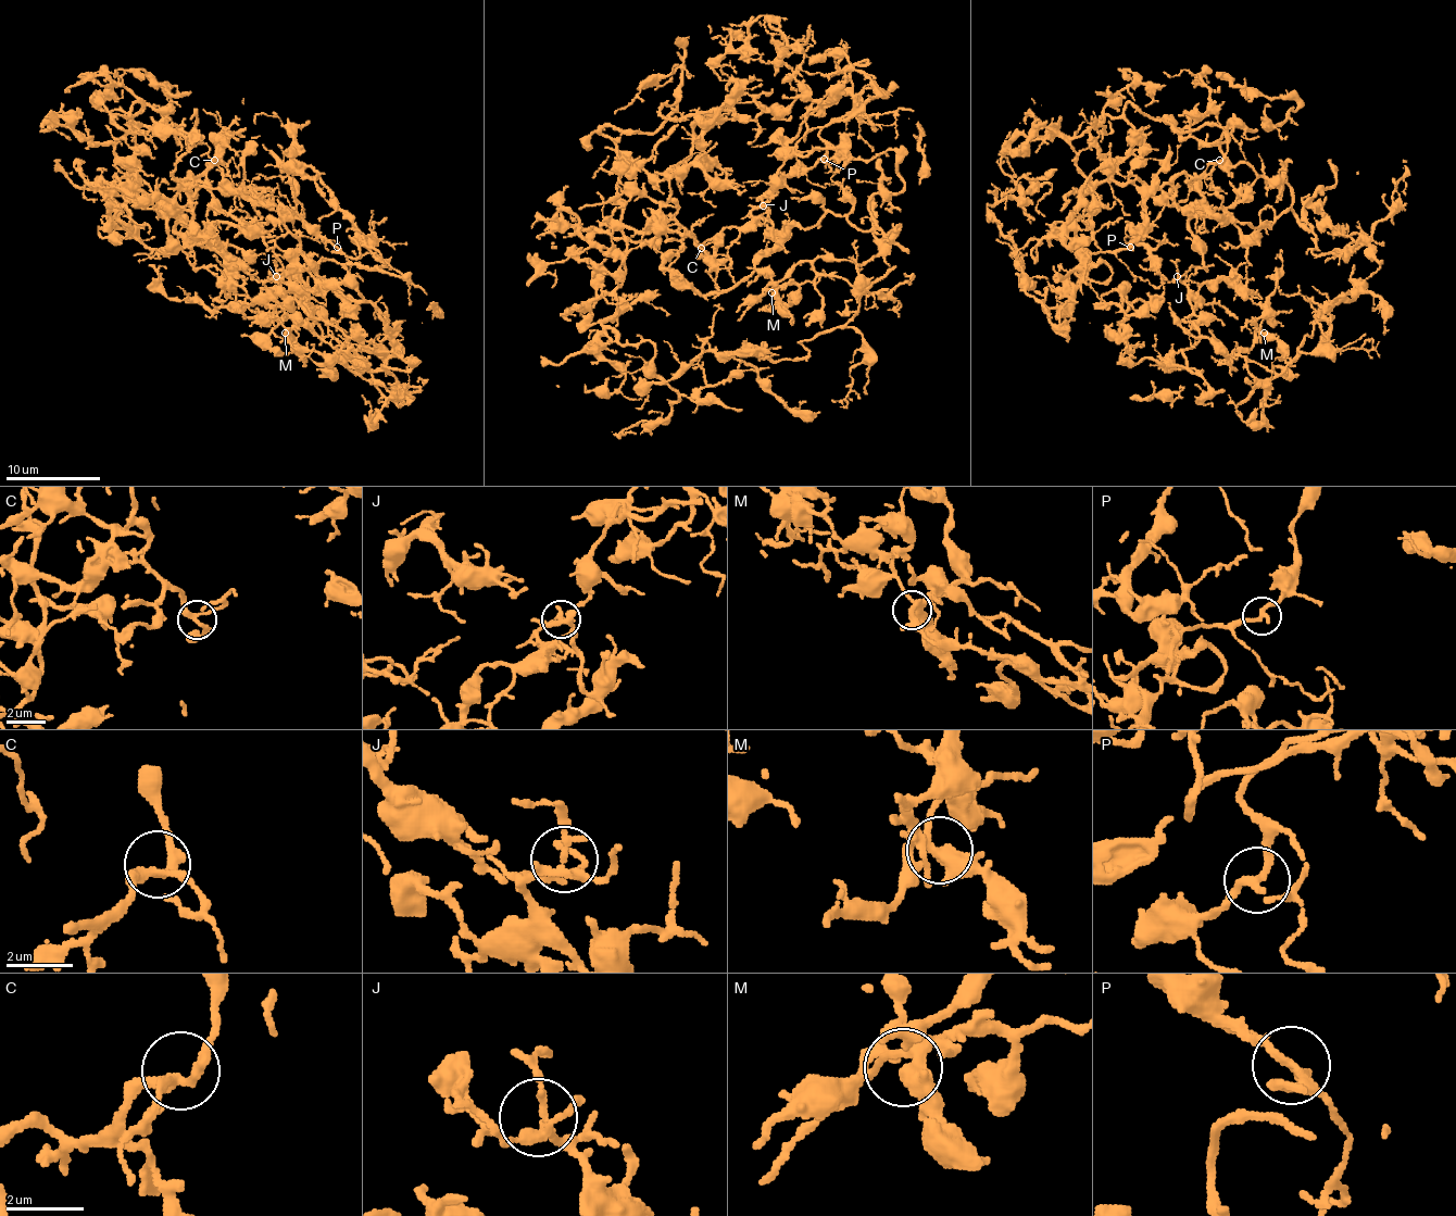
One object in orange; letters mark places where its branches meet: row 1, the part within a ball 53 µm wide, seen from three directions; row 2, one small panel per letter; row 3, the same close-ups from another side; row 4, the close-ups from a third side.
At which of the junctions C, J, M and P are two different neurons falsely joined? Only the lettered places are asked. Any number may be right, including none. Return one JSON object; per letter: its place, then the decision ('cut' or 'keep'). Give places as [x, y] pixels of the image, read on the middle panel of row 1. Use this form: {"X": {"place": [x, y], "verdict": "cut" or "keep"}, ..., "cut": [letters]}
{"C": {"place": [701, 248], "verdict": "keep"}, "J": {"place": [763, 205], "verdict": "keep"}, "M": {"place": [772, 292], "verdict": "keep"}, "P": {"place": [824, 159], "verdict": "keep"}, "cut": []}

